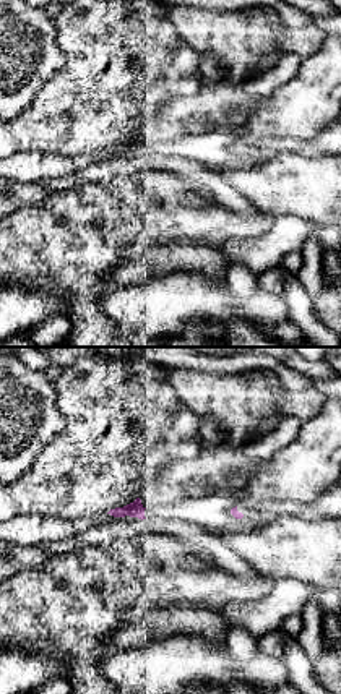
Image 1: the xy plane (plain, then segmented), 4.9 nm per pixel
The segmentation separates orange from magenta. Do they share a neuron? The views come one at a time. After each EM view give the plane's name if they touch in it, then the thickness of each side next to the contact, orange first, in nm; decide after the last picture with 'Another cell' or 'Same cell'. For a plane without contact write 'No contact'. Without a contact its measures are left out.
No contact

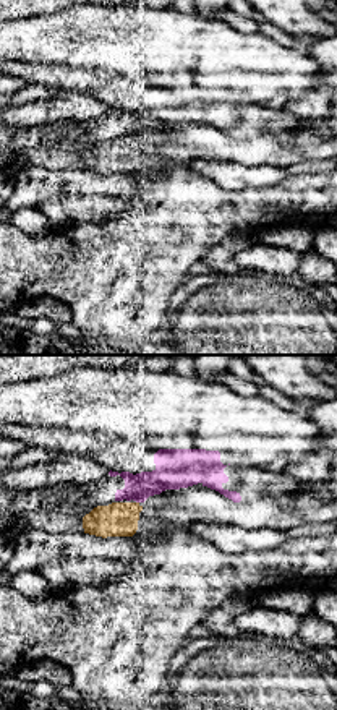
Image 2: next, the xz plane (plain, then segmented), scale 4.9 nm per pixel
No contact

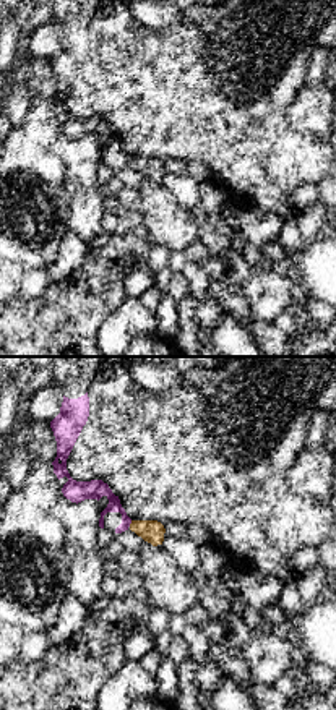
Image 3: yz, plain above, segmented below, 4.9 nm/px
Touches orange in yz. Thickness 110 nm (orange) against 100 nm

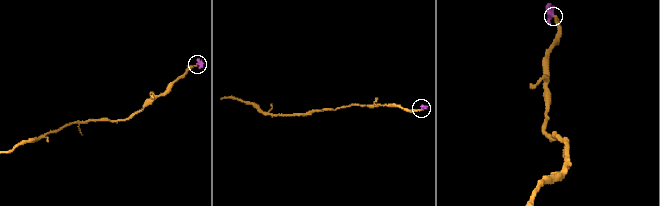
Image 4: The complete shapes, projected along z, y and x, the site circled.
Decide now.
Another cell

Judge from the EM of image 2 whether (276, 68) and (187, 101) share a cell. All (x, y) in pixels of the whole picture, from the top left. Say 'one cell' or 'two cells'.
two cells

